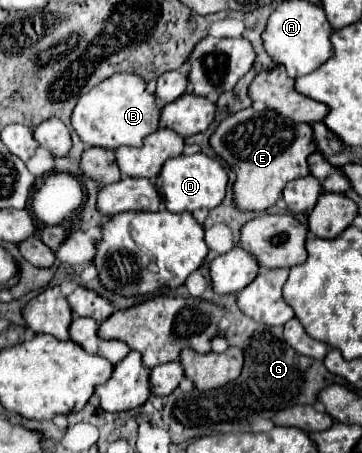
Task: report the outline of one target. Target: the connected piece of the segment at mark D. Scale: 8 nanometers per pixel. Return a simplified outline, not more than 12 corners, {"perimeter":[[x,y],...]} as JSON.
{"perimeter":[[206,154],[164,162],[156,180],[166,210],[216,208],[228,186]]}

